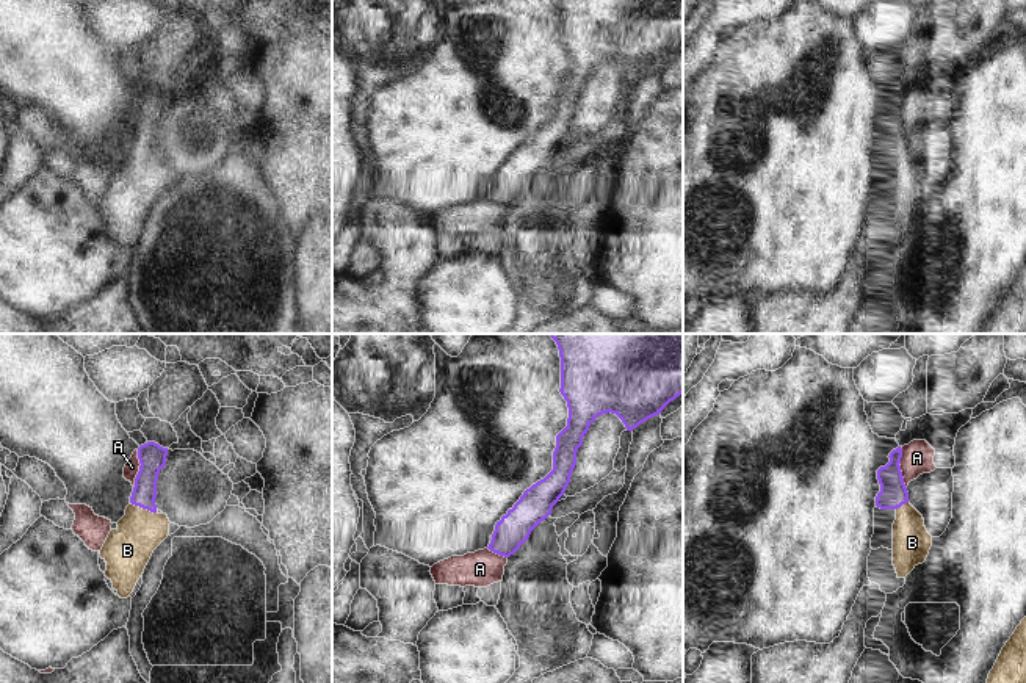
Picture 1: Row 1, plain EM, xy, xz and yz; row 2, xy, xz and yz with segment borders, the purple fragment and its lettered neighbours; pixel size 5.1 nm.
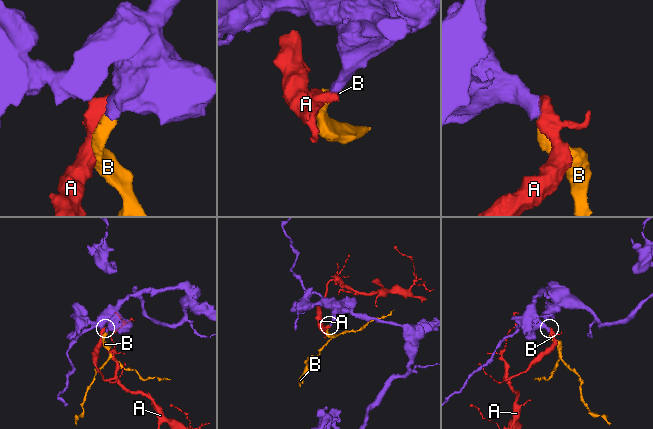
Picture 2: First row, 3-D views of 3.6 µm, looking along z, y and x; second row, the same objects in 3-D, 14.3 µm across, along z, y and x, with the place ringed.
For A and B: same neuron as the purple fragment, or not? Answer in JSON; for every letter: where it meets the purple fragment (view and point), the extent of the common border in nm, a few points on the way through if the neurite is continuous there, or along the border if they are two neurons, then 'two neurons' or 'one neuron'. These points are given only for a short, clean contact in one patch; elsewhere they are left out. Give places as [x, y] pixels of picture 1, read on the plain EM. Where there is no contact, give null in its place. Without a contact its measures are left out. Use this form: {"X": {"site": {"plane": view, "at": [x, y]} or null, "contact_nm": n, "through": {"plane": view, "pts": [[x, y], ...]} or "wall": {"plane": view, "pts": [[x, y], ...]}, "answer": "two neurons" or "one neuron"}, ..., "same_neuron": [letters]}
{"A": {"site": {"plane": "yz", "at": [899, 116]}, "contact_nm": 220, "wall": {"plane": "yz", "pts": [[899, 96], [899, 119], [906, 137]]}, "answer": "two neurons"}, "B": {"site": {"plane": "xy", "at": [143, 157]}, "contact_nm": 150, "through": {"plane": "xy", "pts": [[144, 141], [143, 157], [141, 179], [127, 199]]}, "answer": "one neuron"}, "same_neuron": ["B"]}

